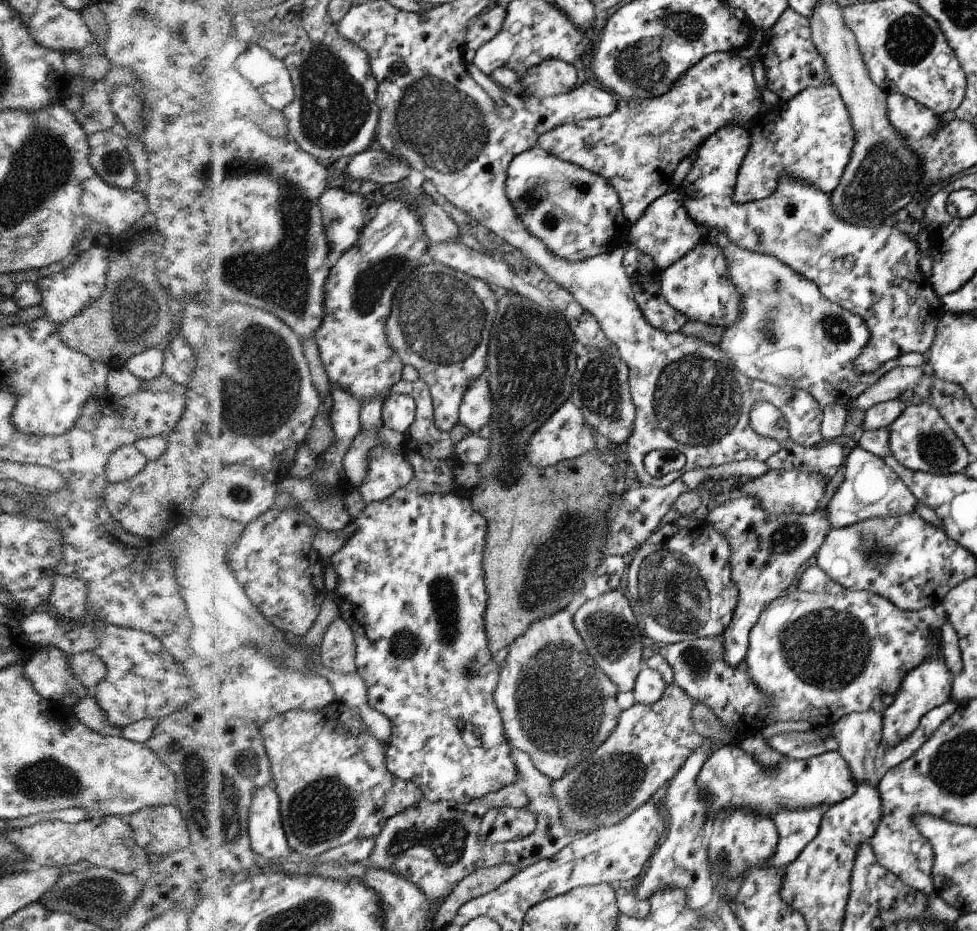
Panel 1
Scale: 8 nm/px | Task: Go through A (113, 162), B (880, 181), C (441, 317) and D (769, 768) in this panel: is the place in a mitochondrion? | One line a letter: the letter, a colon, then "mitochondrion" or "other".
A: mitochondrion
B: mitochondrion
C: mitochondrion
D: other

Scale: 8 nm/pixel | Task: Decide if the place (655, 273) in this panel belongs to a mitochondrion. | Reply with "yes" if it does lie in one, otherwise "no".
no

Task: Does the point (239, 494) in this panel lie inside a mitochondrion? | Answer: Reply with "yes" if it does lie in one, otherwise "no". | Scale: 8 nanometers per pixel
yes

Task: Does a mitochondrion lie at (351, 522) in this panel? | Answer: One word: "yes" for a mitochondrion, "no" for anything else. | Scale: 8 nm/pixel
no

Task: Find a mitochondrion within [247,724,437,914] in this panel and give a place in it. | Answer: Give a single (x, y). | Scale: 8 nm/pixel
(322, 810)

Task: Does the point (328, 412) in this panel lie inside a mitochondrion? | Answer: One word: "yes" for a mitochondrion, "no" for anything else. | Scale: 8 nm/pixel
no

